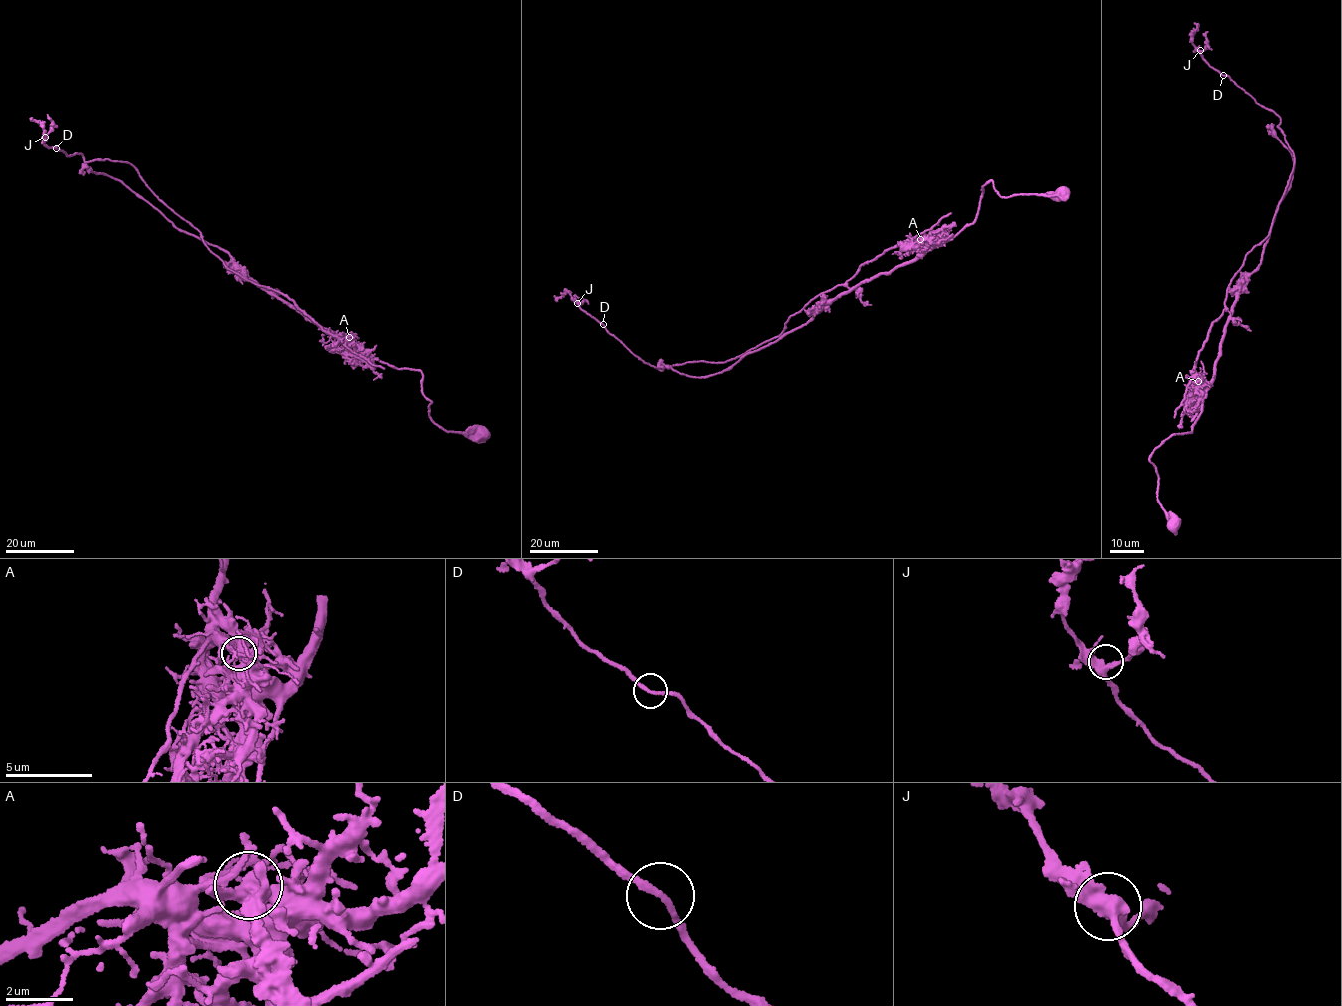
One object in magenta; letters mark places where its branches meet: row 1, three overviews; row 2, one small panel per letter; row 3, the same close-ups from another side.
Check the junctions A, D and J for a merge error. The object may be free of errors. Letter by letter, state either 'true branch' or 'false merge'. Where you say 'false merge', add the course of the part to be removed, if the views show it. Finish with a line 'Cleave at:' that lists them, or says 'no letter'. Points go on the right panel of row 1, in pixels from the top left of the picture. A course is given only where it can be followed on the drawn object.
A: false merge; course (1198, 381), (1194, 366), (1213, 322), (1248, 252), (1268, 236), (1294, 158), (1279, 117), (1202, 58), (1194, 23)
D: true branch
J: true branch
Cleave at: A

